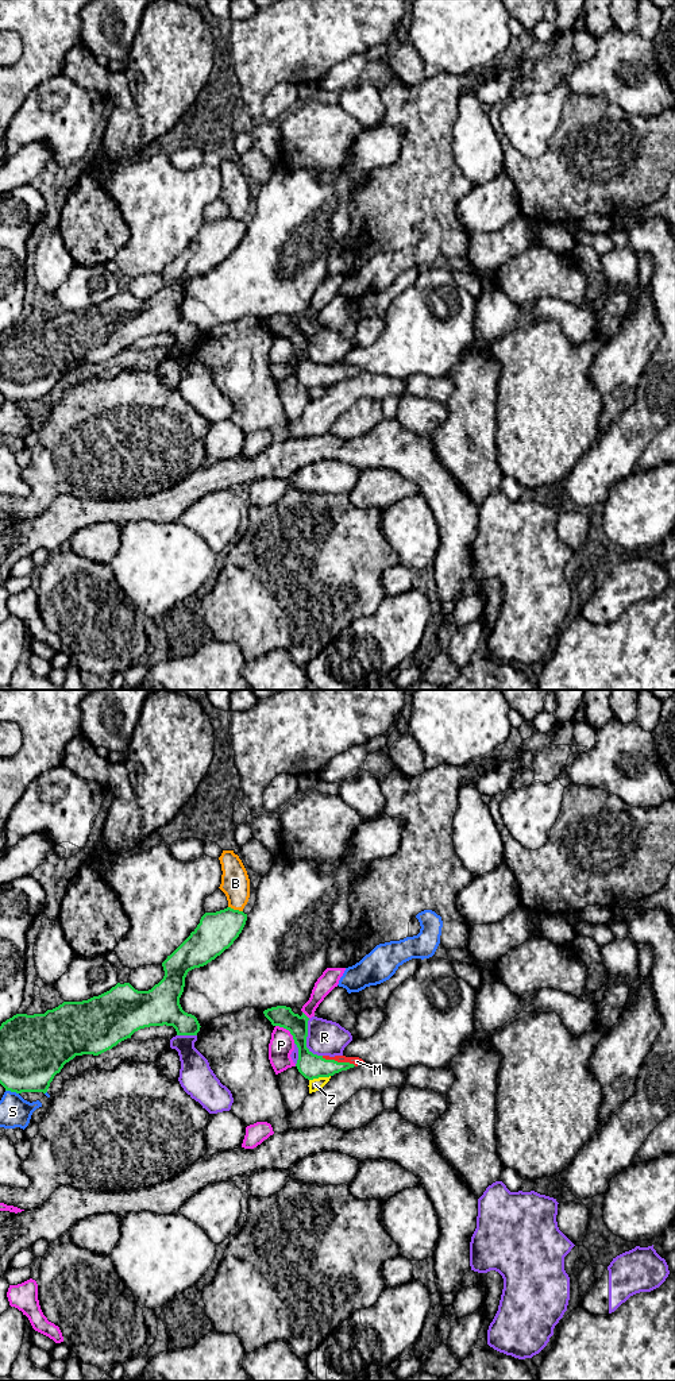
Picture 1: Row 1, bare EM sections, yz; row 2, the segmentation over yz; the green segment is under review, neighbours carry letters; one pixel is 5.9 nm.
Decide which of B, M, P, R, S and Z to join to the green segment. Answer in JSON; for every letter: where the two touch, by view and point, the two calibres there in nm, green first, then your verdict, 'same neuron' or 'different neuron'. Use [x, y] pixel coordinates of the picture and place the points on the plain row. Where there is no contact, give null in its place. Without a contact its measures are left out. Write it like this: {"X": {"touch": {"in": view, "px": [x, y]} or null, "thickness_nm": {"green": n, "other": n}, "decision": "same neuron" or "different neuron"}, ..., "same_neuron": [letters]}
{"B": {"touch": {"in": "yz", "px": [235, 219]}, "thickness_nm": {"green": 240, "other": 170}, "decision": "different neuron"}, "M": {"touch": {"in": "yz", "px": [339, 371]}, "thickness_nm": {"green": 150, "other": 50}, "decision": "same neuron"}, "P": {"touch": {"in": "yz", "px": [288, 338]}, "thickness_nm": {"green": 140, "other": 150}, "decision": "different neuron"}, "R": {"touch": {"in": "yz", "px": [305, 348]}, "thickness_nm": {"green": 150, "other": 200}, "decision": "different neuron"}, "S": {"touch": {"in": "yz", "px": [12, 400]}, "thickness_nm": {"green": 380, "other": 180}, "decision": "different neuron"}, "Z": {"touch": {"in": "yz", "px": [319, 385]}, "thickness_nm": {"green": 150, "other": 70}, "decision": "different neuron"}, "same_neuron": ["M"]}

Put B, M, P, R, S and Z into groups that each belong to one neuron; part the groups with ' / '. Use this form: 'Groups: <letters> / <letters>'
Groups: B / M / P / R / S / Z

